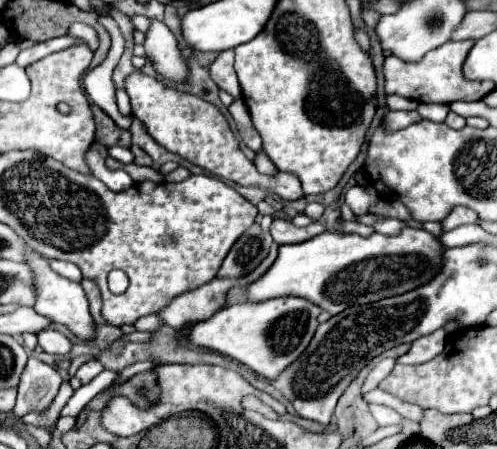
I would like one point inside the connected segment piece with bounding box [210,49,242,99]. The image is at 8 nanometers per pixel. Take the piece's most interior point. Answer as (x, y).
(222, 70)

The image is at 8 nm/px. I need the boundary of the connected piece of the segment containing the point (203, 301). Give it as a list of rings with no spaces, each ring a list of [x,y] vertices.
[[[252,273],[240,277],[240,279],[212,279],[192,291],[186,291],[182,295],[176,295],[166,307],[162,307],[156,315],[170,325],[172,329],[186,327],[188,323],[200,323],[204,319],[210,319],[214,313],[220,311],[220,303],[224,303],[224,295],[234,285],[248,285]]]

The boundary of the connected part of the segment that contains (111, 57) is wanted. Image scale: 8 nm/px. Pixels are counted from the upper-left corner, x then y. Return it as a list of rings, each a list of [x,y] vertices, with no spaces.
[[[100,17],[100,23],[112,35],[112,47],[110,47],[110,53],[108,53],[106,61],[100,63],[96,69],[92,69],[84,77],[84,87],[86,87],[86,93],[92,99],[92,103],[96,103],[100,109],[104,109],[114,119],[114,123],[118,127],[130,129],[132,117],[130,115],[122,115],[118,111],[116,95],[114,95],[114,83],[112,83],[112,71],[118,65],[120,55],[124,51],[124,39],[122,39],[122,35],[118,31],[118,25],[114,23],[112,17]]]

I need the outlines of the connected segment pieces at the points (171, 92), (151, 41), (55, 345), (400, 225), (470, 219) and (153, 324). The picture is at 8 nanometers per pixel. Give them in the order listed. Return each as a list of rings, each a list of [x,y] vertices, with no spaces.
[[[134,71],[126,77],[126,93],[130,97],[130,105],[132,105],[132,115],[136,115],[142,123],[148,125],[150,135],[154,135],[154,139],[166,147],[168,151],[180,155],[182,159],[190,161],[192,165],[198,165],[206,171],[210,171],[212,175],[238,183],[238,185],[256,185],[264,191],[270,191],[286,201],[294,201],[298,197],[302,197],[302,187],[300,187],[300,179],[294,173],[284,173],[278,171],[276,175],[262,175],[256,171],[254,163],[240,151],[238,141],[228,125],[228,121],[224,119],[224,115],[218,111],[216,105],[190,95],[190,93],[182,93],[174,87],[166,87],[162,81],[142,73],[142,71]]]
[[[150,19],[150,27],[146,31],[144,39],[146,57],[154,63],[156,71],[174,79],[174,81],[186,81],[186,63],[180,55],[178,43],[170,29],[160,23],[158,19]]]
[[[42,329],[38,331],[38,345],[46,351],[46,353],[52,353],[52,355],[64,355],[70,351],[70,339],[56,331],[56,329]]]
[[[386,219],[386,221],[380,221],[380,223],[374,225],[374,229],[382,235],[398,235],[406,227],[408,225],[404,221],[398,221],[398,219]]]
[[[454,207],[450,211],[450,215],[448,215],[448,219],[442,221],[442,227],[444,227],[444,231],[450,231],[450,229],[460,227],[460,225],[478,225],[478,223],[480,223],[480,219],[478,219],[478,215],[472,209]]]
[[[148,315],[148,317],[140,317],[134,323],[136,331],[154,331],[156,327],[160,327],[160,319],[156,319],[156,315]]]

